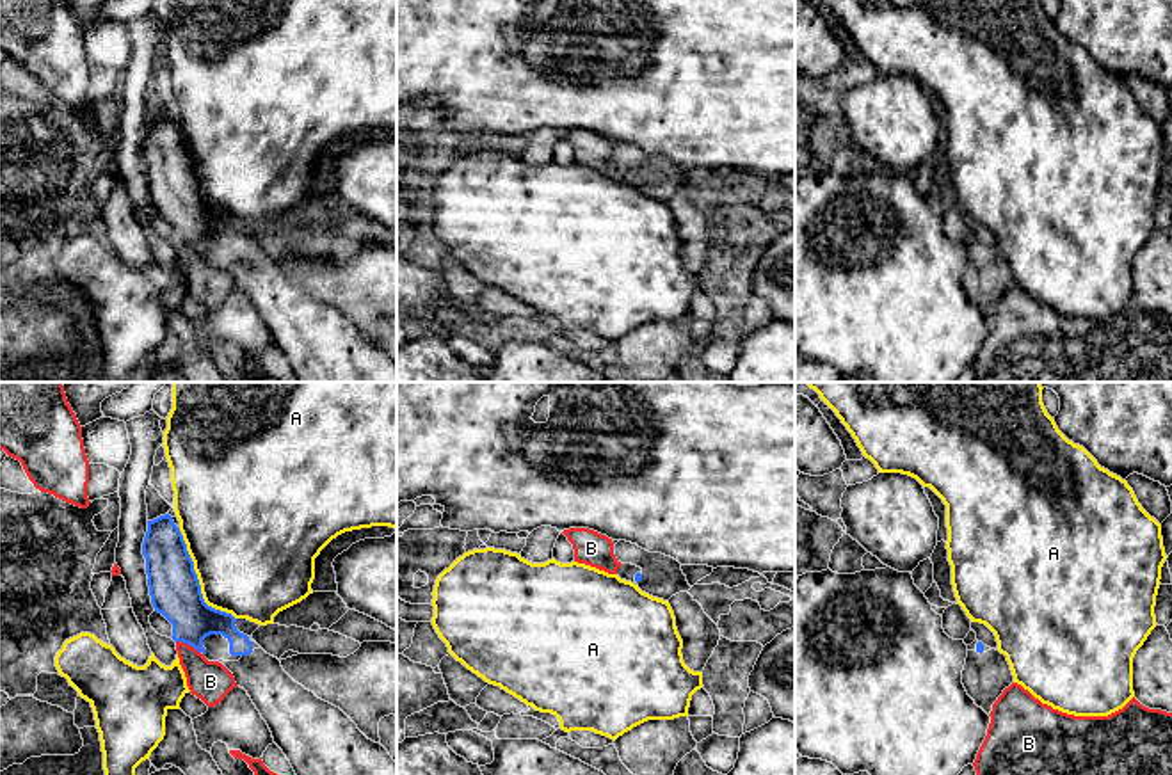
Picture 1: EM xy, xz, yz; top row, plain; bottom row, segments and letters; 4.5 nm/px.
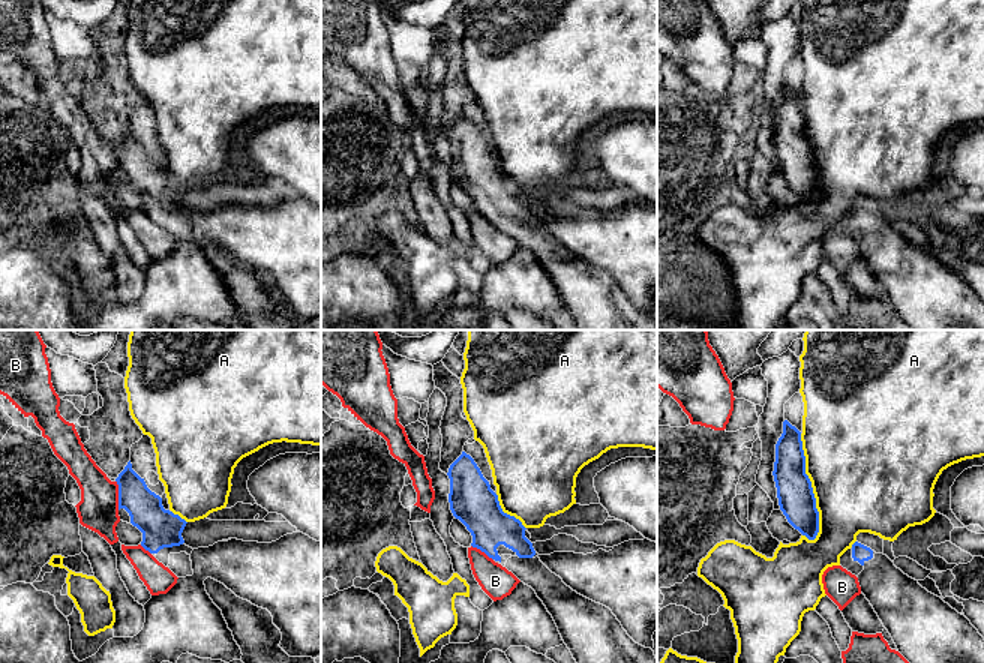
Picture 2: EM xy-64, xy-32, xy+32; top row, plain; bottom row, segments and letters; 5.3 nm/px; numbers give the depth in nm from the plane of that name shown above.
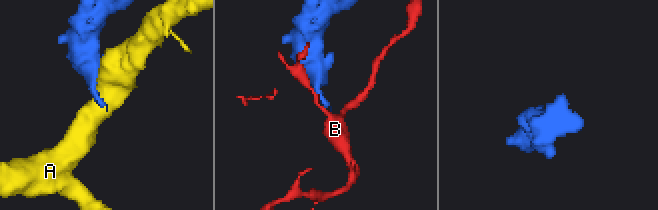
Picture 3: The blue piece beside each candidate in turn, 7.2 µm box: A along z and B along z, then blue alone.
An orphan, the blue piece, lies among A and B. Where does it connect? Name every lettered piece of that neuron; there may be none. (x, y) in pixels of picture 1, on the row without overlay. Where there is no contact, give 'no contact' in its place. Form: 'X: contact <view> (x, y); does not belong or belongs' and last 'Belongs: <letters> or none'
A: contact xy (198, 182); does not belong
B: contact xy (189, 246); does not belong
Belongs: none

